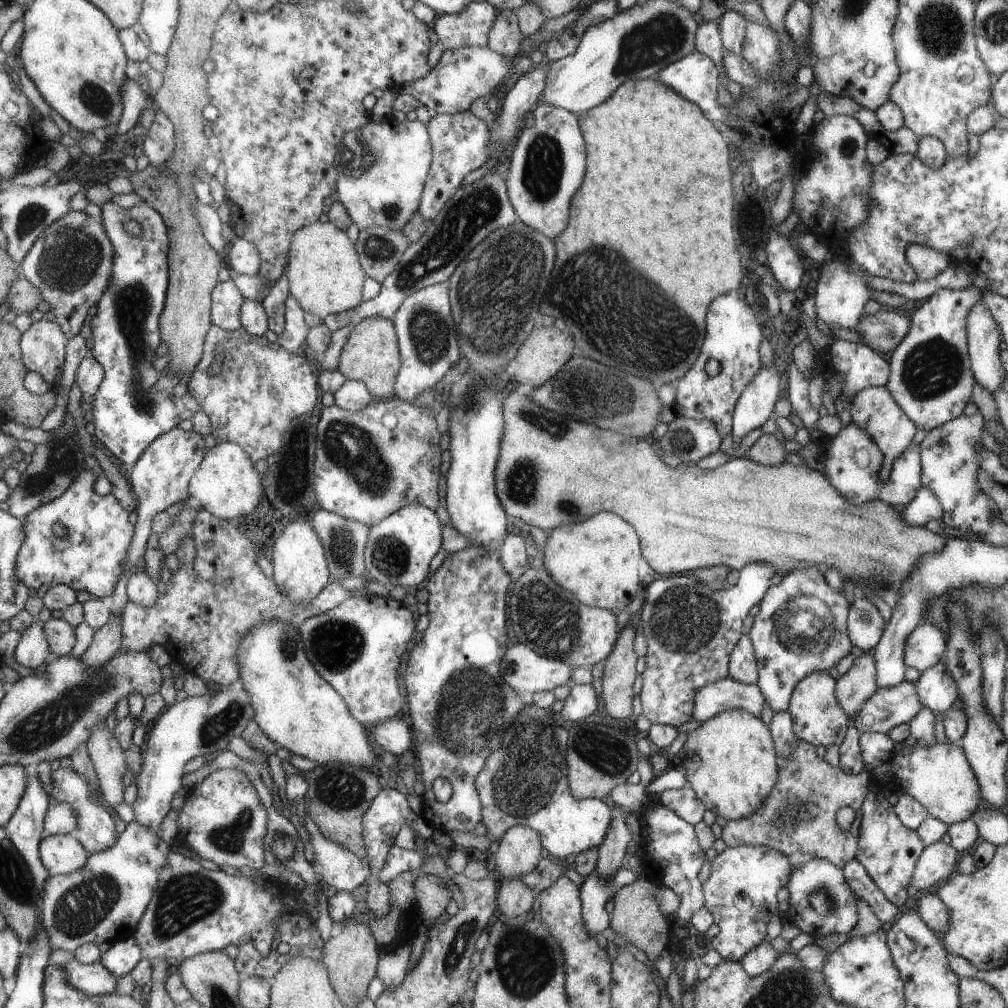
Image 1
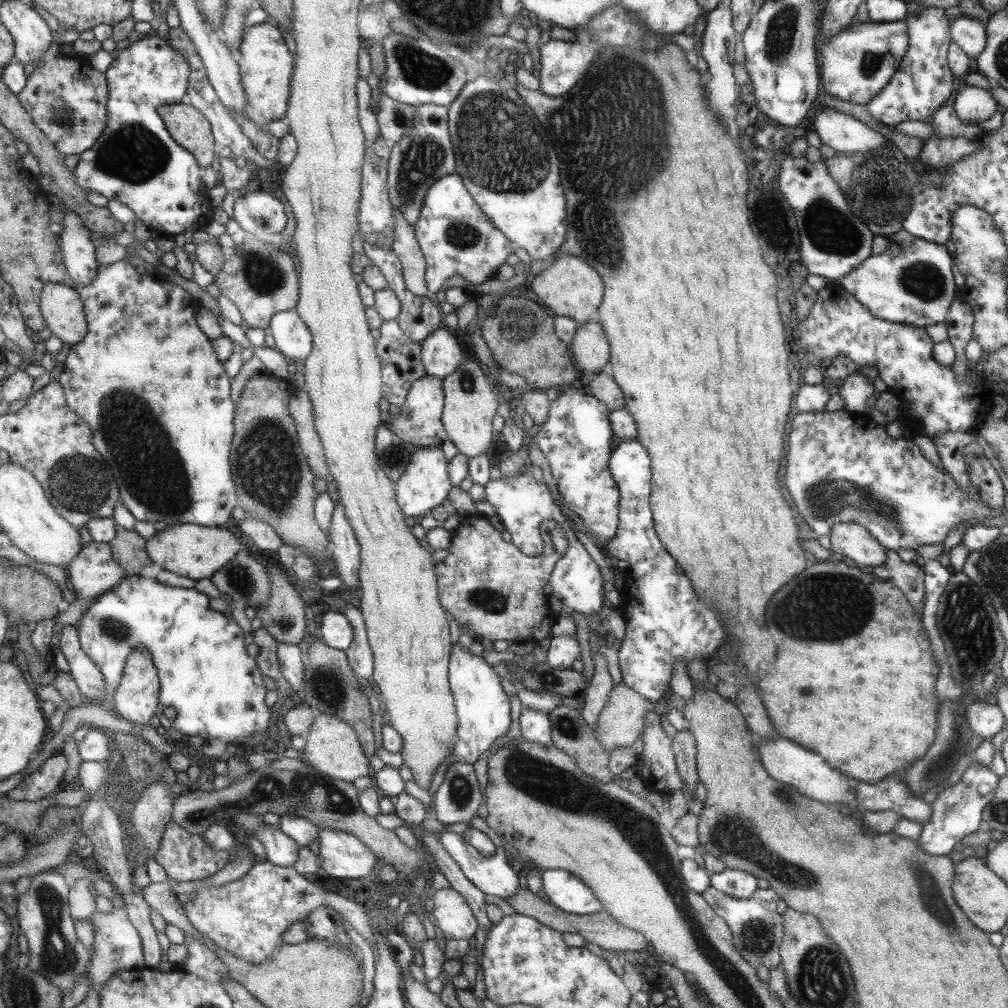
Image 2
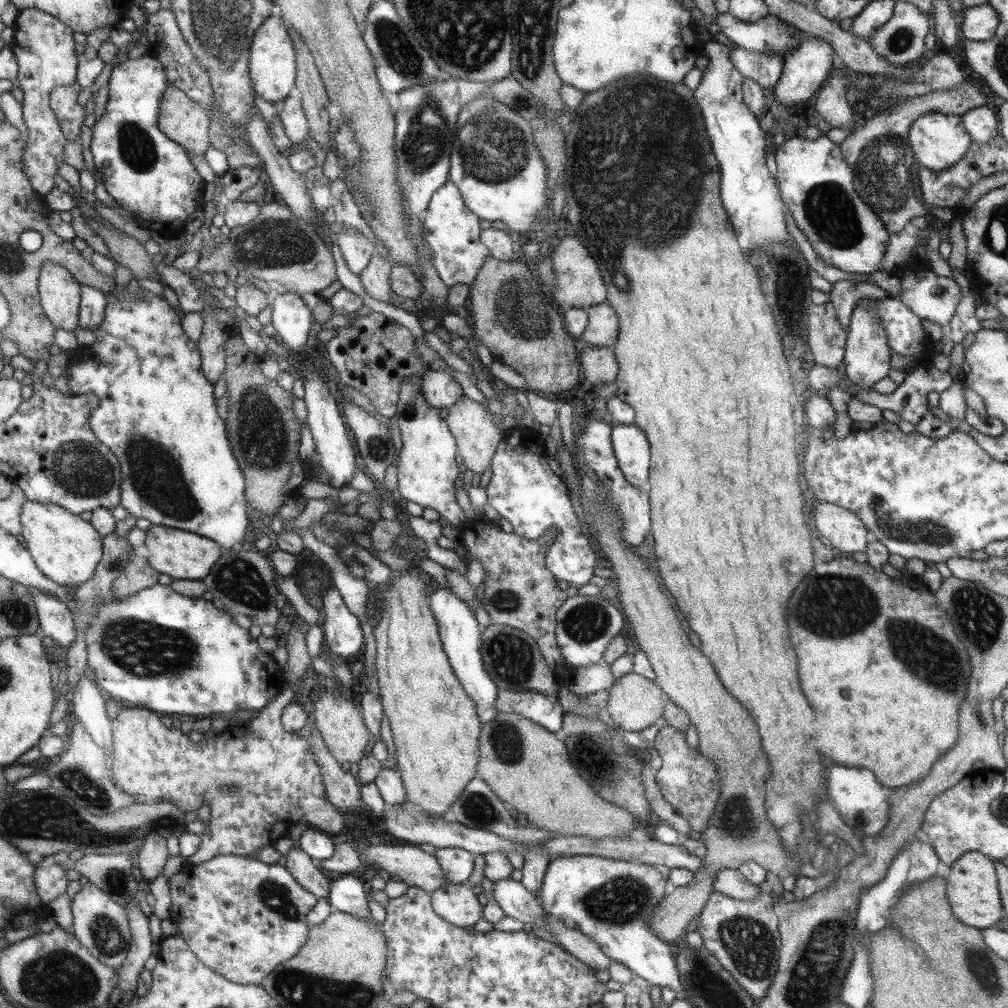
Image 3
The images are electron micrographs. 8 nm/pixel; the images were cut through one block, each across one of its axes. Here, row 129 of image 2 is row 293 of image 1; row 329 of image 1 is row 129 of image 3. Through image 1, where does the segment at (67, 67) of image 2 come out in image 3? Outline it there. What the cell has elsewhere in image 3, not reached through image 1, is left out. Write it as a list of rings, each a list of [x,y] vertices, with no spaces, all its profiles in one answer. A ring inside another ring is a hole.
[[[81,83],[63,85],[55,88],[51,95],[51,107],[57,116],[57,121],[69,141],[78,141],[83,132],[83,125],[88,113],[79,104],[81,94]]]

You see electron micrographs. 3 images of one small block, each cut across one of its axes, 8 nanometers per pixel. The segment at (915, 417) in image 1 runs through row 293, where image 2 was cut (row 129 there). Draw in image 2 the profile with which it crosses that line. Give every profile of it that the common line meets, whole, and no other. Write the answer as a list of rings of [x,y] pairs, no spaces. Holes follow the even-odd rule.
[[[945,105],[935,111],[929,119],[935,138],[965,138],[967,140],[981,140],[983,133],[980,126],[965,124],[958,120],[953,105]]]

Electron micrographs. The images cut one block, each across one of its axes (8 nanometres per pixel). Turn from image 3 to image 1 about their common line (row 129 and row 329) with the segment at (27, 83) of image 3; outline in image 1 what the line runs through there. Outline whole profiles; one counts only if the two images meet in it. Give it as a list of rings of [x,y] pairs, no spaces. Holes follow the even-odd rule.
[[[44,319],[35,322],[22,334],[20,346],[25,367],[41,374],[51,385],[59,384],[67,356],[67,340],[58,323]]]

